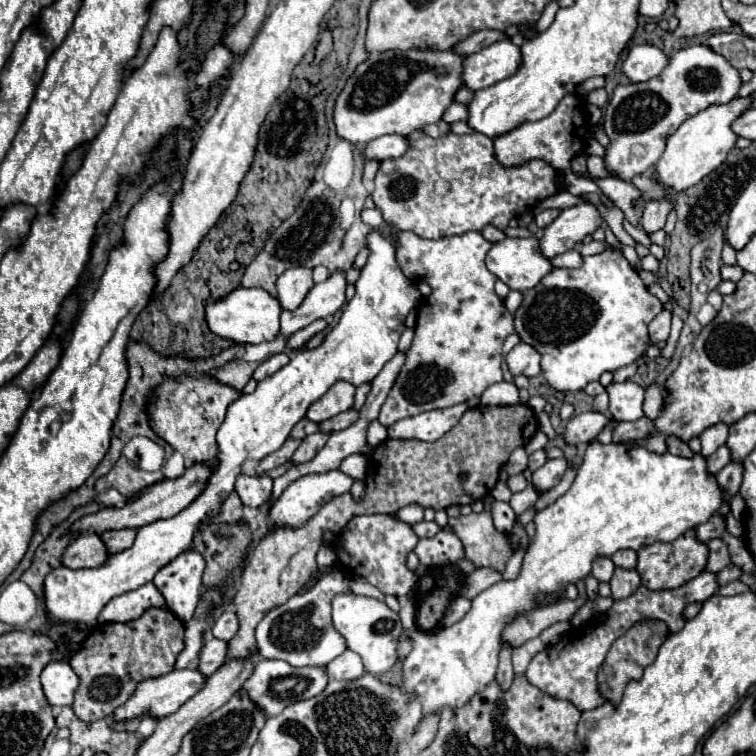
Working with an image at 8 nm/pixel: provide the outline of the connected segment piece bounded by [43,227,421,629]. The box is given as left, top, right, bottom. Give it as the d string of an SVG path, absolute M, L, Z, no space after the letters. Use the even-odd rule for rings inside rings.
M377 227L367 235L367 249L369 257L355 283L355 297L345 305L337 327L325 337L325 341L315 349L297 351L283 369L263 379L253 393L241 395L235 403L231 403L227 417L217 431L219 451L201 495L175 517L139 527L133 545L121 553L113 553L101 567L53 569L43 581L49 623L73 623L93 629L99 623L97 619L101 609L113 597L149 583L161 567L191 547L199 525L215 517L225 501L225 495L233 491L235 479L241 475L245 461L261 461L269 453L277 451L289 437L293 425L305 417L307 407L321 399L335 381L345 379L355 387L369 383L397 353L399 337L405 331L405 317L415 309L421 293L415 283L403 275L397 263L397 239L383 235Z

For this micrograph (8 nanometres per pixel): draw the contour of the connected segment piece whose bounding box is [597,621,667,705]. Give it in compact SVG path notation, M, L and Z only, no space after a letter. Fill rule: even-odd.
M641 621L631 631L627 631L623 637L619 637L613 643L613 647L609 649L605 661L603 661L601 669L599 669L599 675L597 675L601 695L617 705L621 701L621 697L623 697L623 691L625 691L627 683L631 679L639 679L643 675L645 667L655 661L657 651L661 647L661 643L665 641L665 637L667 637L667 627L661 621Z

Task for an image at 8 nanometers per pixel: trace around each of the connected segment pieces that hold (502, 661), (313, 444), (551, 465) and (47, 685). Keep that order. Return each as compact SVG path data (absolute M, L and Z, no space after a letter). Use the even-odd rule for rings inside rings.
M503 649L501 657L499 657L499 669L497 669L499 687L503 691L507 691L513 683L513 677L515 677L515 673L513 673L513 667L511 667L511 653L509 653L509 649Z
M313 433L313 435L305 437L305 439L301 441L299 449L293 453L291 463L293 463L293 465L301 465L301 463L311 461L311 459L317 455L317 451L323 449L323 445L327 443L327 439L329 439L329 435L323 435L323 433Z
M549 459L543 467L533 471L531 485L537 491L547 491L547 489L555 487L561 481L565 469L567 469L567 461L565 459Z
M53 661L41 671L41 687L49 705L71 705L79 677L67 661Z

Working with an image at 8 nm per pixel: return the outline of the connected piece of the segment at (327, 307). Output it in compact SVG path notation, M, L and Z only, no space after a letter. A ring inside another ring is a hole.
M335 271L327 281L315 285L295 311L281 311L279 333L291 337L309 323L331 317L335 311L343 307L343 303L345 303L345 273Z

